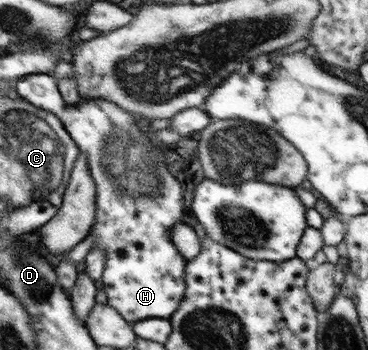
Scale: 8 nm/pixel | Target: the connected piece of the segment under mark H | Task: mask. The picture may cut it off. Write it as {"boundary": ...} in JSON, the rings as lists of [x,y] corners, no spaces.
{"boundary":[[[32,74],[18,79],[16,90],[19,95],[36,107],[55,113],[63,122],[74,142],[82,153],[88,155],[90,173],[97,181],[97,223],[91,234],[95,235],[92,248],[107,251],[101,287],[105,290],[108,305],[117,309],[130,323],[148,318],[168,319],[176,311],[185,293],[185,269],[188,261],[178,253],[172,242],[173,225],[182,213],[182,195],[178,181],[166,171],[156,153],[150,133],[140,129],[136,115],[126,111],[121,105],[107,99],[83,97],[77,105],[67,105],[53,74]]]}

